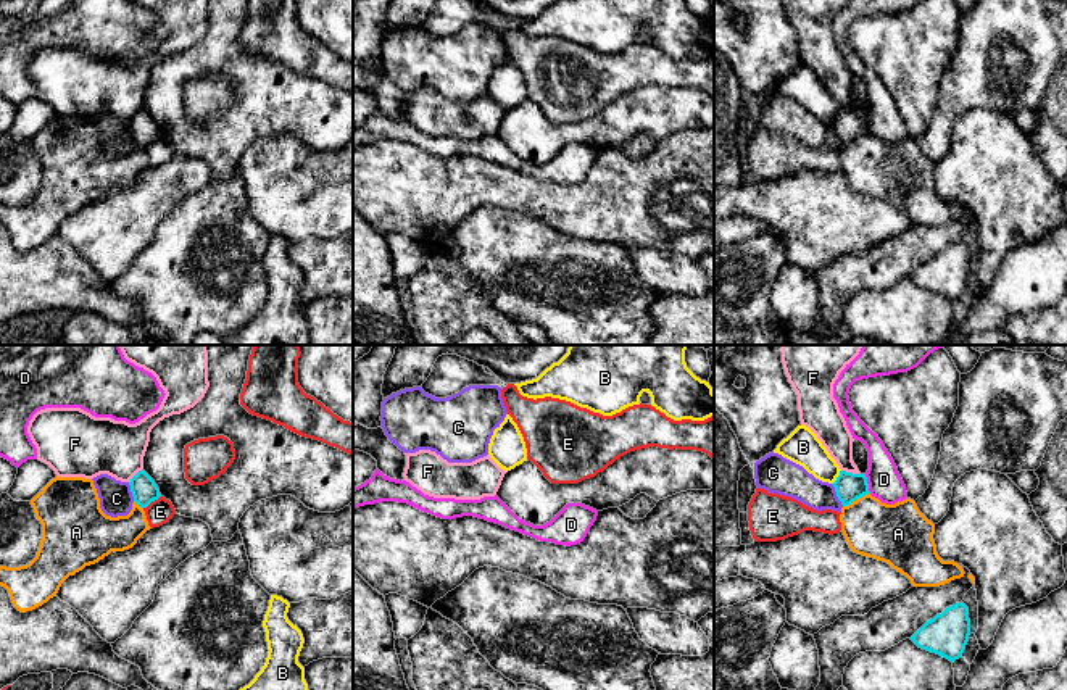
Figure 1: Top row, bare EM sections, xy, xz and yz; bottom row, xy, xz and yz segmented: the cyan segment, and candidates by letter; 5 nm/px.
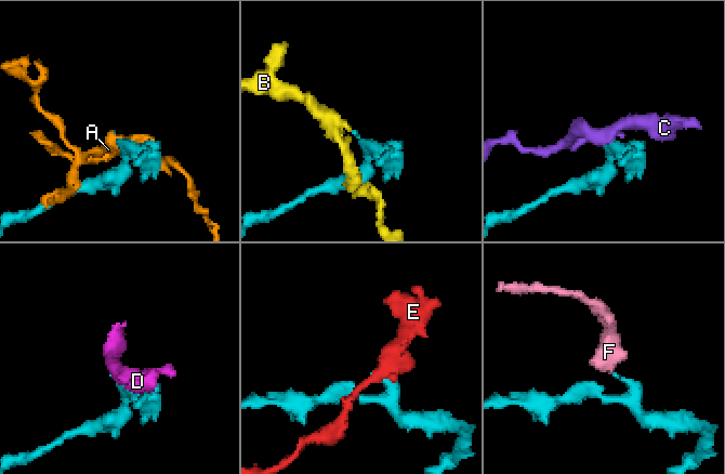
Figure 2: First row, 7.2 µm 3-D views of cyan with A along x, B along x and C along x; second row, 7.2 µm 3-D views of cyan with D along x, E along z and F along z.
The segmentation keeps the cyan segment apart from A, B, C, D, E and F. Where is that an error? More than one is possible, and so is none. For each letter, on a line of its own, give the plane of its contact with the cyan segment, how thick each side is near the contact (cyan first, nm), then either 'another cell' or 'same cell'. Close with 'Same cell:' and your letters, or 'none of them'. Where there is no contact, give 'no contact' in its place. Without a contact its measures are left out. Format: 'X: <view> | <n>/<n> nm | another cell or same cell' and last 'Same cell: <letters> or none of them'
A: yz | 140/280 nm | another cell
B: yz | 140/170 nm | another cell
C: yz | 140/170 nm | another cell
D: yz | 140/160 nm | another cell
E: xy | 130/120 nm | another cell
F: yz | 140/160 nm | another cell
Same cell: none of them

